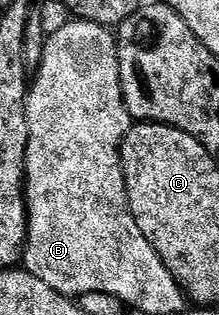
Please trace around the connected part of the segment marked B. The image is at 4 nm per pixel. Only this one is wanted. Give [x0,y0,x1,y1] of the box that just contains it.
[23,19,161,299]

